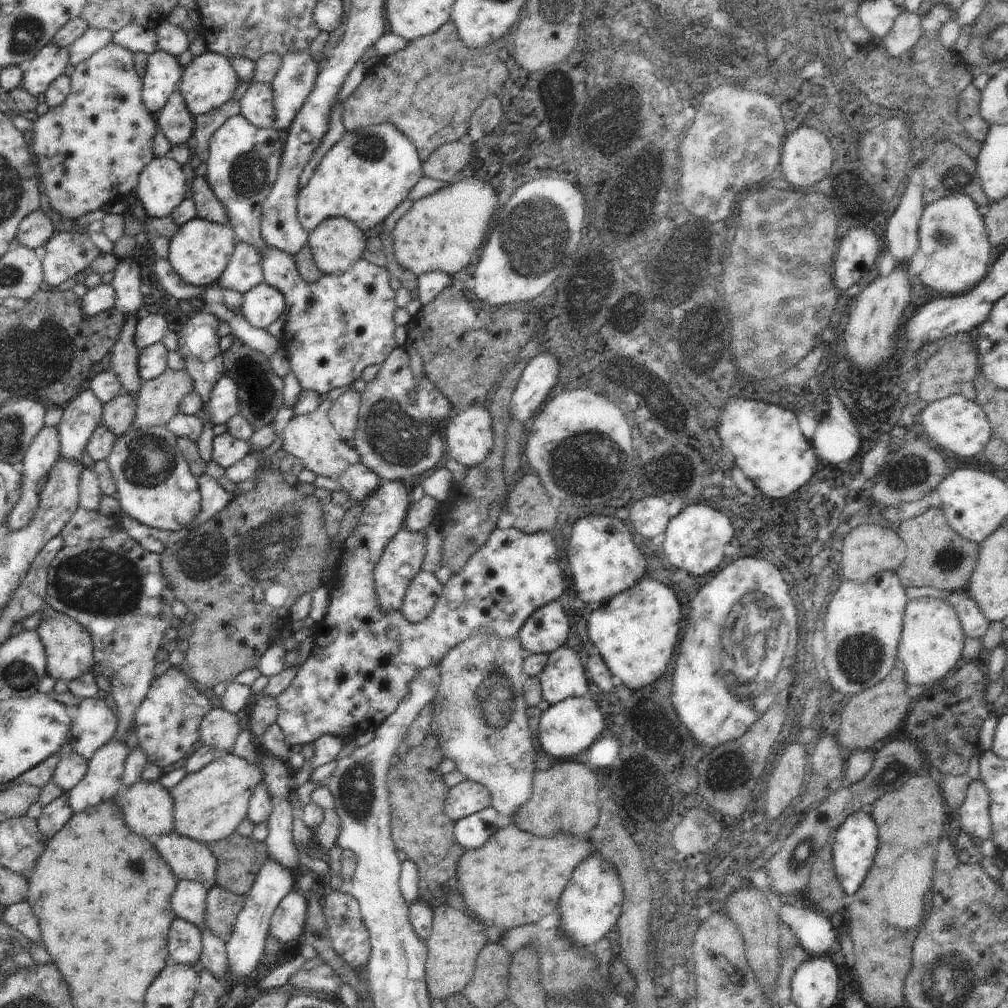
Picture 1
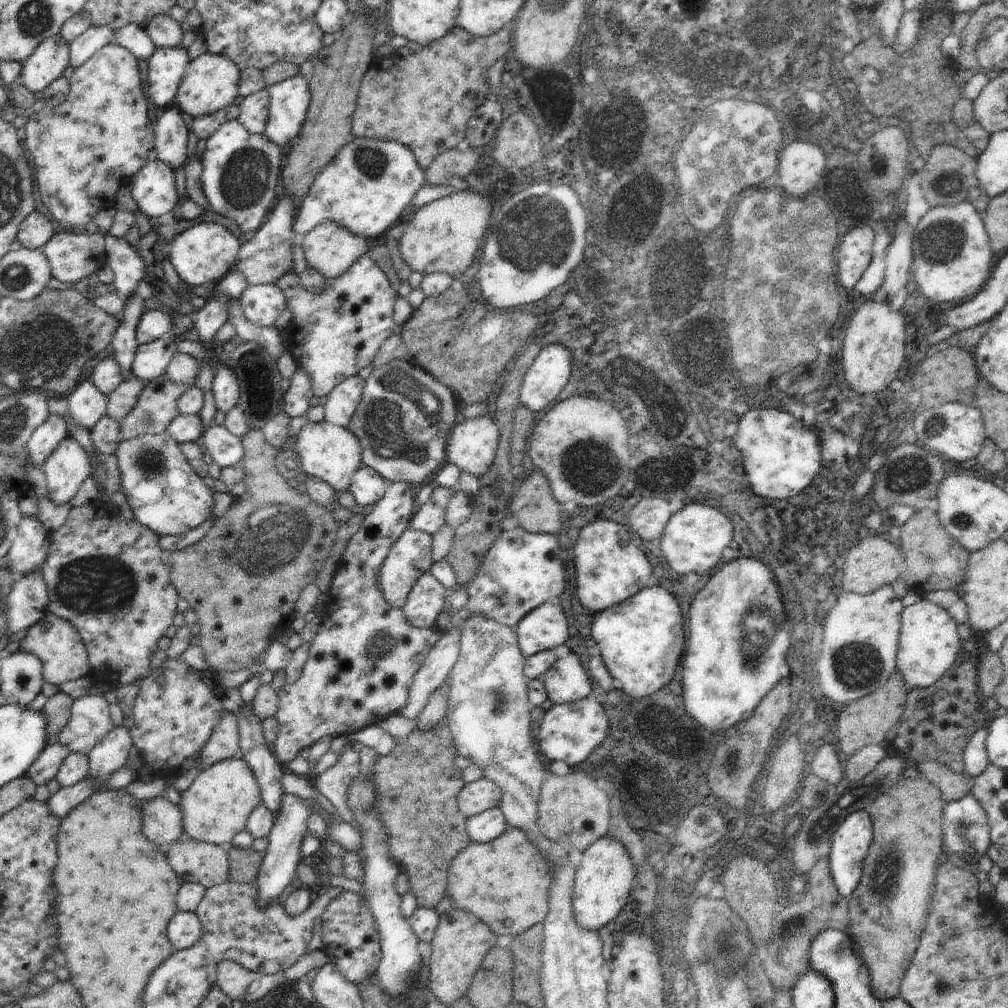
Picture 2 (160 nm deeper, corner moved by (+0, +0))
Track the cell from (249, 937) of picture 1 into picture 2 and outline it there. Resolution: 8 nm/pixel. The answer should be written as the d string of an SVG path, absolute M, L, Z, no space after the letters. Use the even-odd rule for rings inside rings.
M284 793L280 808L275 815L265 855L255 878L259 886L259 903L265 905L273 898L280 897L284 889L295 878L295 872L301 861L301 846L308 834L308 819L314 813L308 799L302 799L294 793Z

